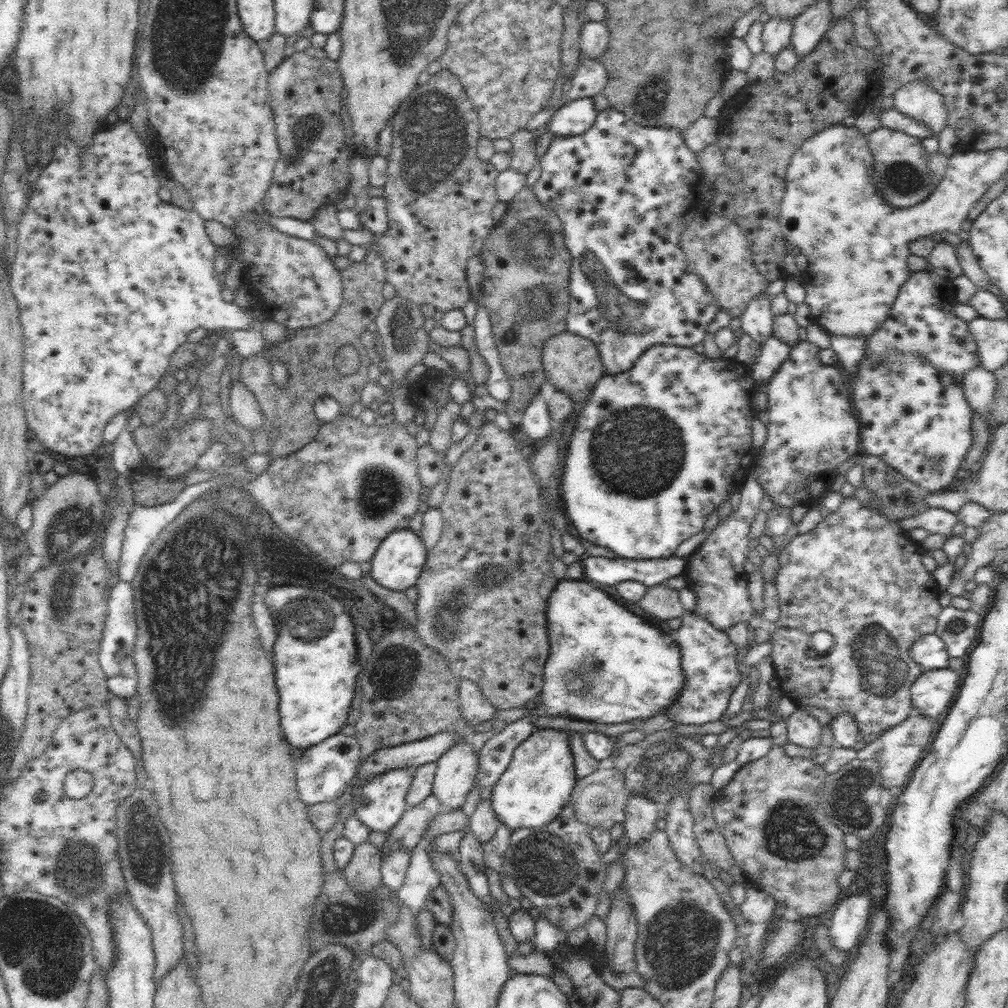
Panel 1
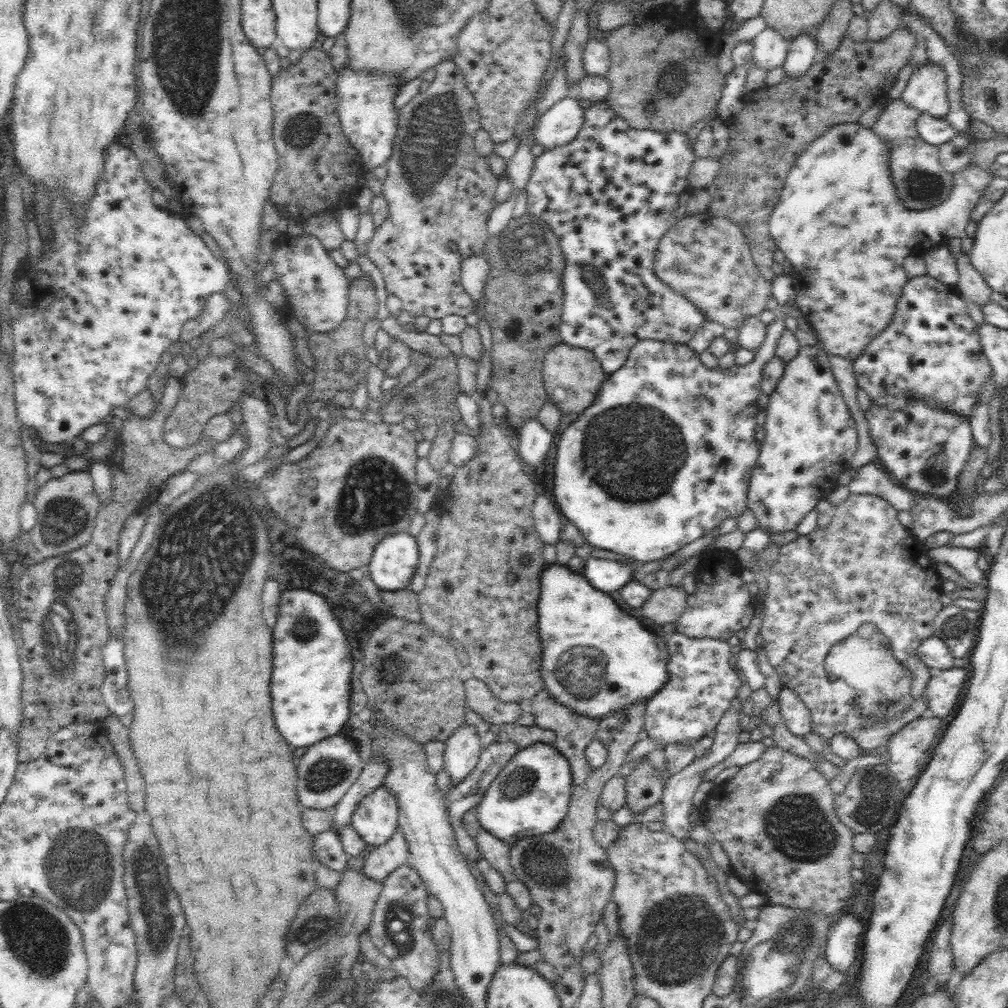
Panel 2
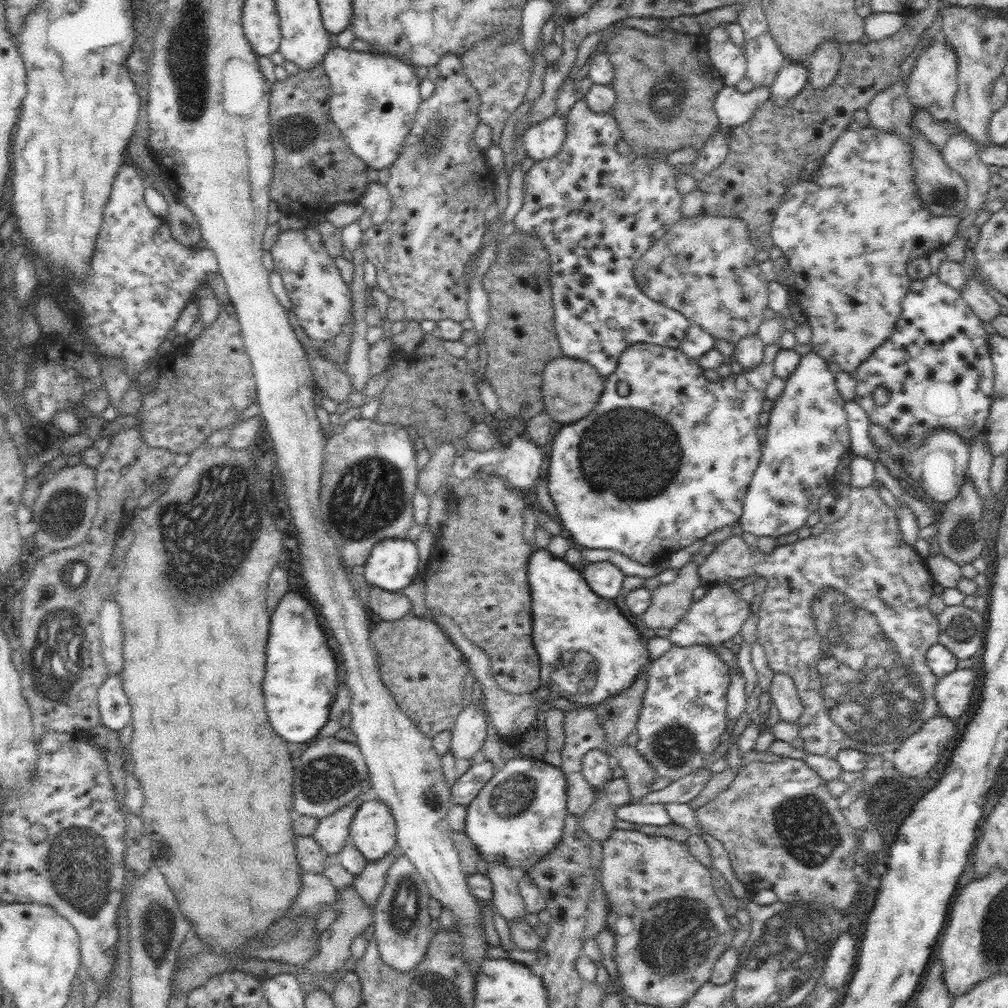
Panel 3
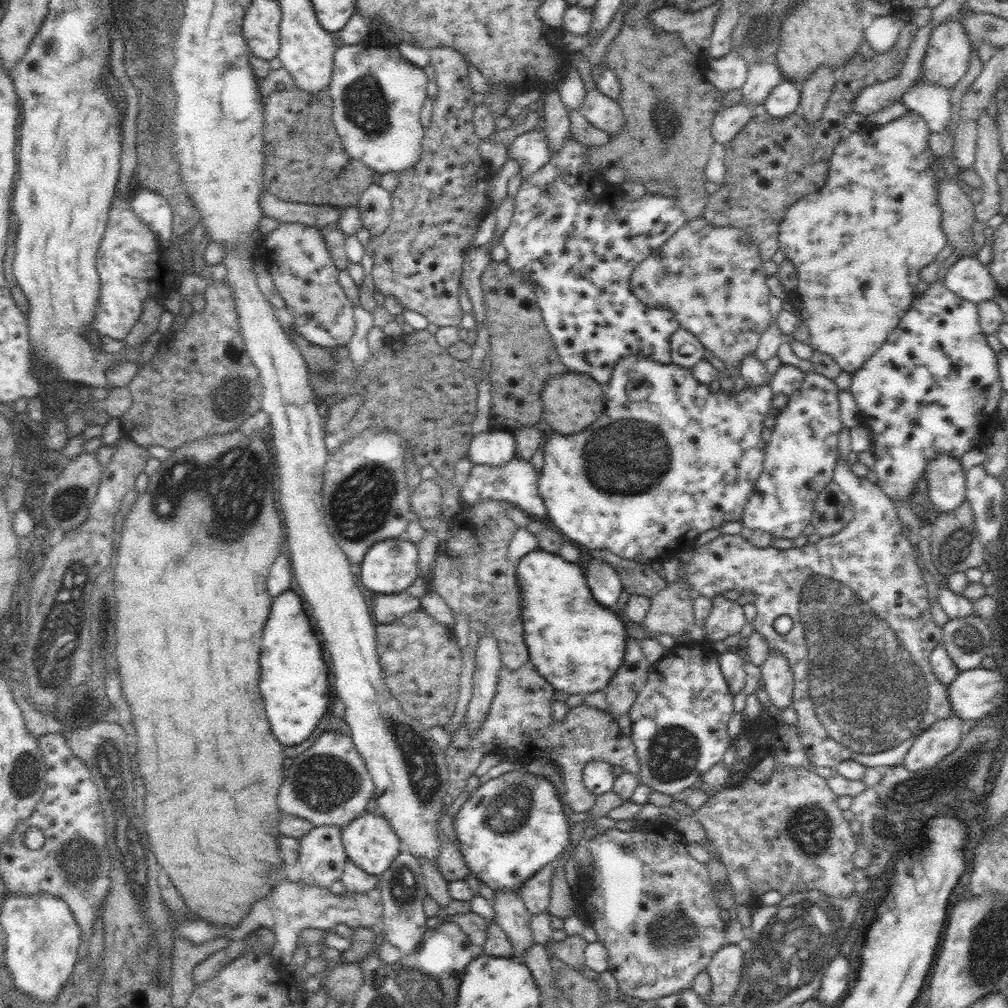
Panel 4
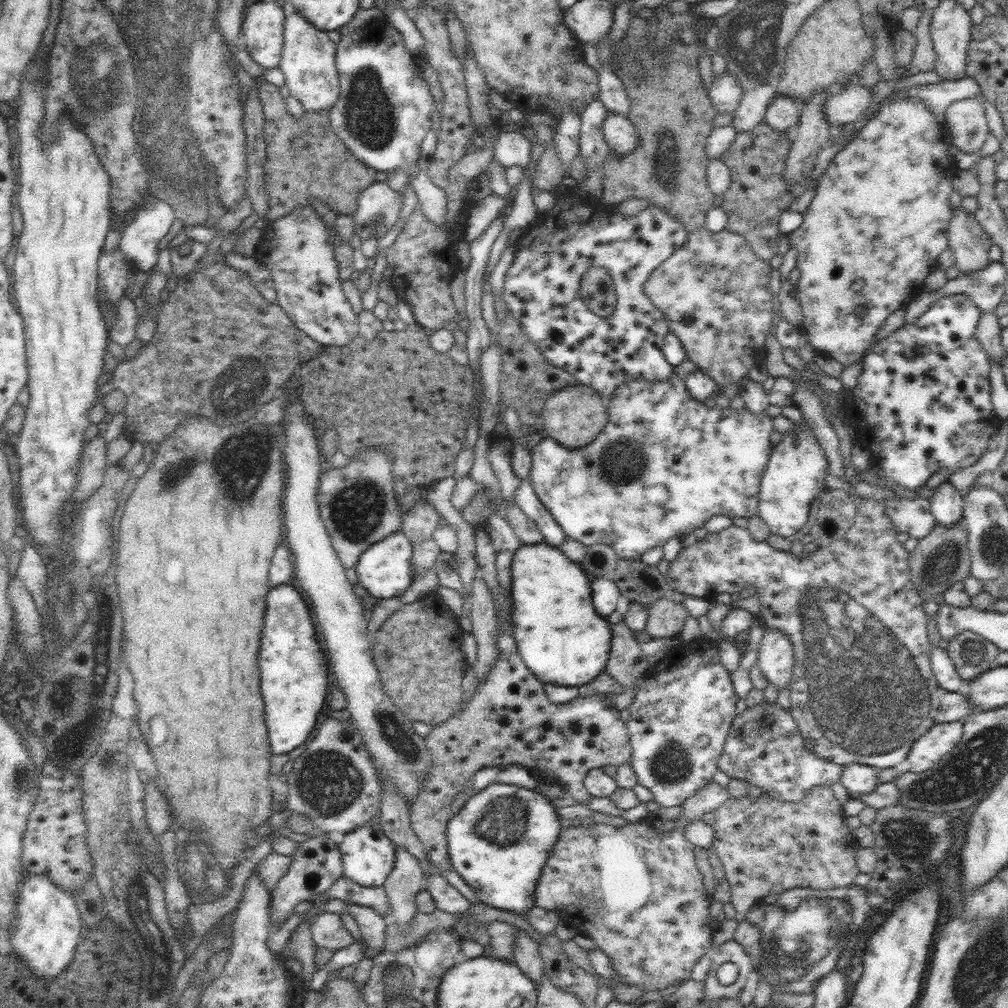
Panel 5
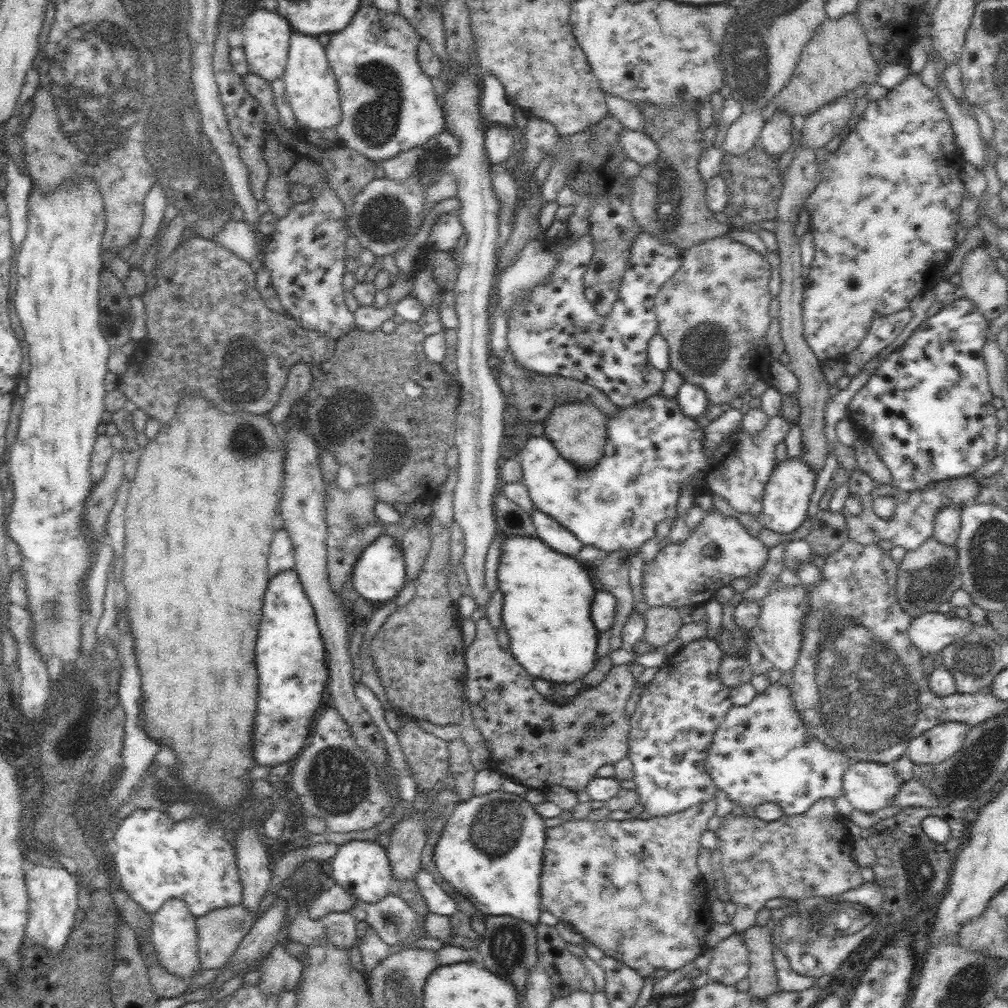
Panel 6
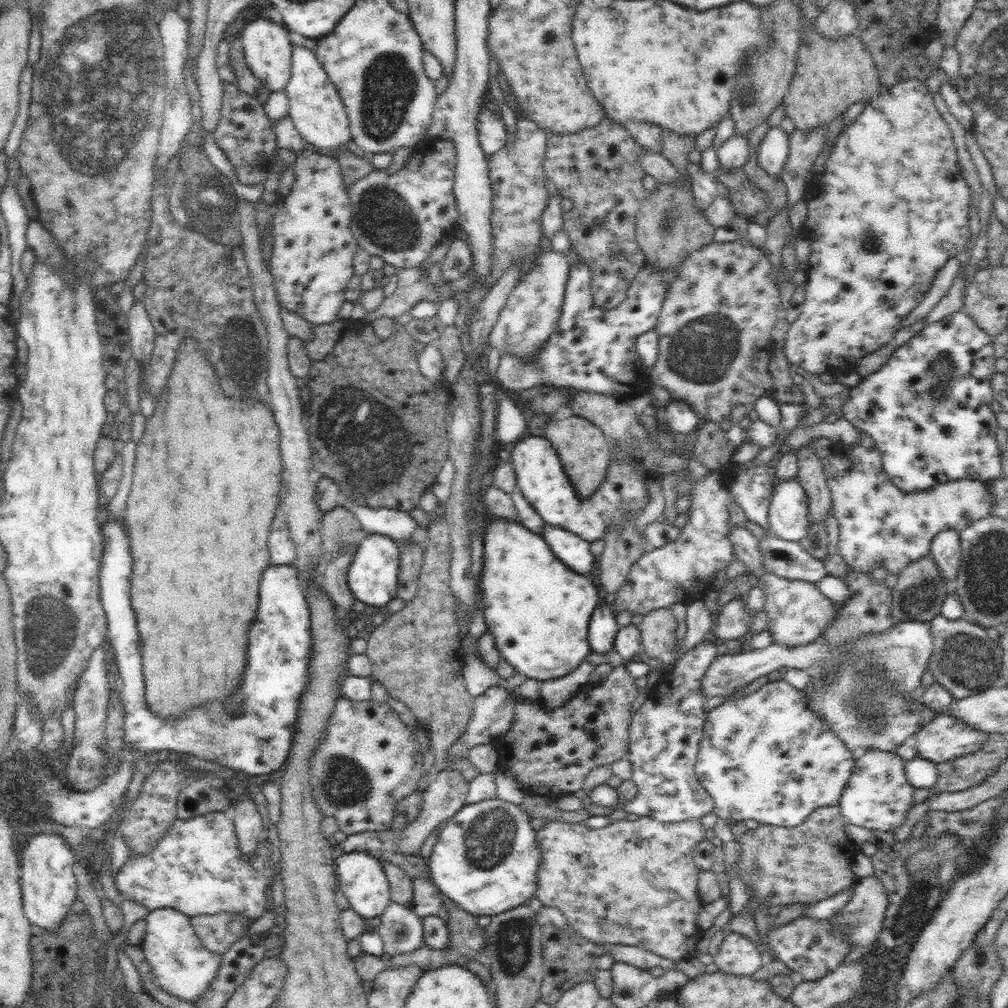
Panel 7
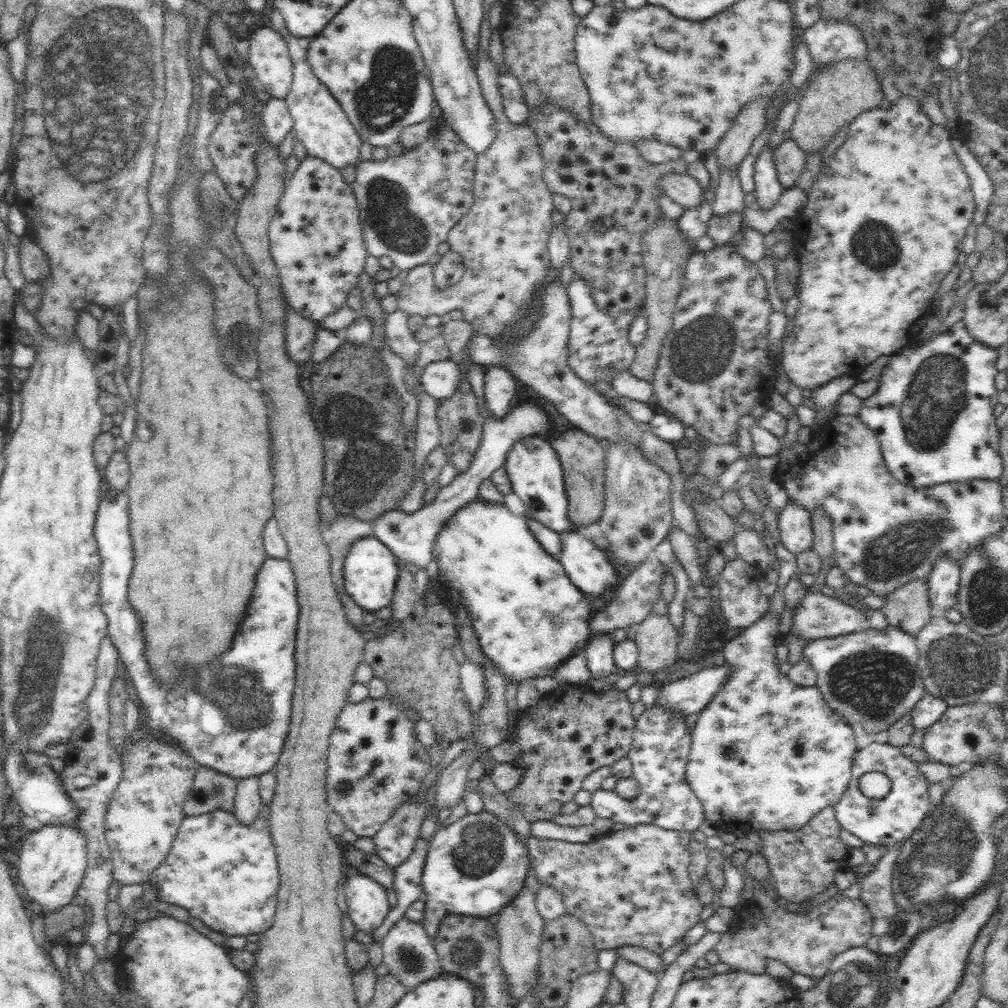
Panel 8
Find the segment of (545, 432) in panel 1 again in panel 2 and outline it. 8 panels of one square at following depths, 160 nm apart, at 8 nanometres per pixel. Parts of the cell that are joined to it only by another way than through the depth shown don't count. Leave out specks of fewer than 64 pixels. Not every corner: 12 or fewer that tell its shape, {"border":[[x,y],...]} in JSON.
{"border":[[535,417],[514,436],[520,460],[532,468],[548,456],[552,433]]}

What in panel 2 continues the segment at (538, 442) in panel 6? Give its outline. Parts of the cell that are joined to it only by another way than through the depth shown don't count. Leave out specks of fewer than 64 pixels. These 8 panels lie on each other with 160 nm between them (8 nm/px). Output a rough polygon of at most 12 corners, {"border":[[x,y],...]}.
{"border":[[646,339],[563,426],[554,498],[646,563],[746,510],[762,370]]}

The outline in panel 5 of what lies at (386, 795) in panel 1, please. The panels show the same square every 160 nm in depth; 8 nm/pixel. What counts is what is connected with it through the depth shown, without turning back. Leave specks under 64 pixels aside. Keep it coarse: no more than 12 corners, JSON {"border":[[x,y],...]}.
{"border":[[375,821],[339,844],[343,876],[383,887],[396,846]]}

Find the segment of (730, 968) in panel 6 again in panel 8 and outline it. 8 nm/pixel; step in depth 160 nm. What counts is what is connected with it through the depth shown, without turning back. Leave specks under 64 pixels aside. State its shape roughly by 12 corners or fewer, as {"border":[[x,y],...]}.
{"border":[[751,854],[749,919],[715,946],[734,971],[766,960],[818,980],[835,956],[864,947],[873,917],[841,893],[793,913],[767,858]]}

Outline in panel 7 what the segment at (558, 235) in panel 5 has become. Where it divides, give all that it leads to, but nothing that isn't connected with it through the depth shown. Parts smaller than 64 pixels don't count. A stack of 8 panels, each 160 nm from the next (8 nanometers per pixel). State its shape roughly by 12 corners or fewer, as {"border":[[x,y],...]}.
{"border":[[576,256],[539,352],[500,355],[499,389],[549,384],[622,400],[651,392],[635,342],[675,271],[644,262],[594,304]]}

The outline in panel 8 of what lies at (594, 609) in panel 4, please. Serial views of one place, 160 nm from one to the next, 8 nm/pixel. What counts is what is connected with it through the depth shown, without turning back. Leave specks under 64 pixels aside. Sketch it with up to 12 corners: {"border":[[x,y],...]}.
{"border":[[472,499],[432,554],[506,680],[551,676],[591,602],[526,516]]}

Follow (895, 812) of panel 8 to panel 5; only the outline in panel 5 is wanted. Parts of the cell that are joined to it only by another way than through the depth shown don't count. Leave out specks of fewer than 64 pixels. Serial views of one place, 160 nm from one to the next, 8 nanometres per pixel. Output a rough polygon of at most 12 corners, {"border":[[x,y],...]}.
{"border":[[844,765],[840,782],[852,797],[877,789],[879,771]]}

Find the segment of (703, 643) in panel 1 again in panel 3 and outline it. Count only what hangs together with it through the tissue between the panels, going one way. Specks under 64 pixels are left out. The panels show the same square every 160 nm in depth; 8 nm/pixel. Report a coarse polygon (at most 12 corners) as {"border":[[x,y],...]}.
{"border":[[721,647],[647,666],[635,748],[674,781],[731,729]]}

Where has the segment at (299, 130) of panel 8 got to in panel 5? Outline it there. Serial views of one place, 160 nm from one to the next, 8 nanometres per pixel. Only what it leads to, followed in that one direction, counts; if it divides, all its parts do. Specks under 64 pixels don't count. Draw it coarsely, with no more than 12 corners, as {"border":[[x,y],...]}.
{"border":[[297,10],[279,67],[306,113],[340,98],[336,44]]}

